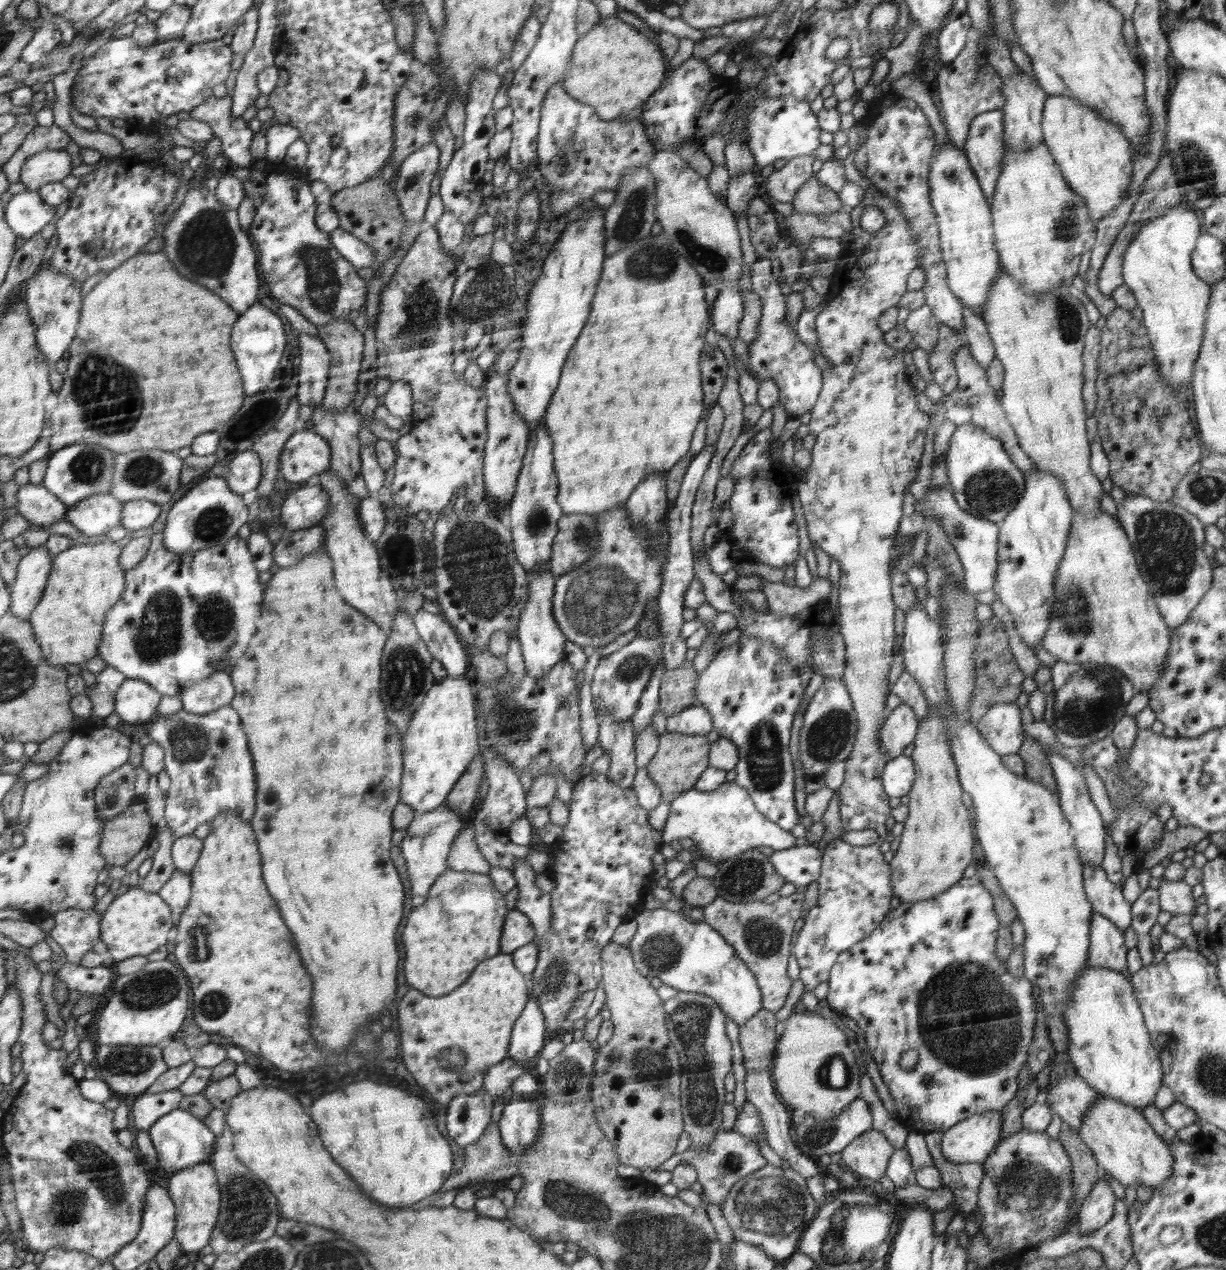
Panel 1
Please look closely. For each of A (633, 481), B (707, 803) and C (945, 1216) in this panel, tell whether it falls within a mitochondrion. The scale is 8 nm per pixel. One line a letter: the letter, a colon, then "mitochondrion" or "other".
A: other
B: other
C: other

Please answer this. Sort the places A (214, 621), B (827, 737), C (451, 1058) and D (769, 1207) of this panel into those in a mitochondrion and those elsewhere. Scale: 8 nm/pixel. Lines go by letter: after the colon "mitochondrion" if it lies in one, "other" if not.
A: mitochondrion
B: mitochondrion
C: mitochondrion
D: mitochondrion

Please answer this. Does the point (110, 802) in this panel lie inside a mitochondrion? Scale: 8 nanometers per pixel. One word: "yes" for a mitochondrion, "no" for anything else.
no

